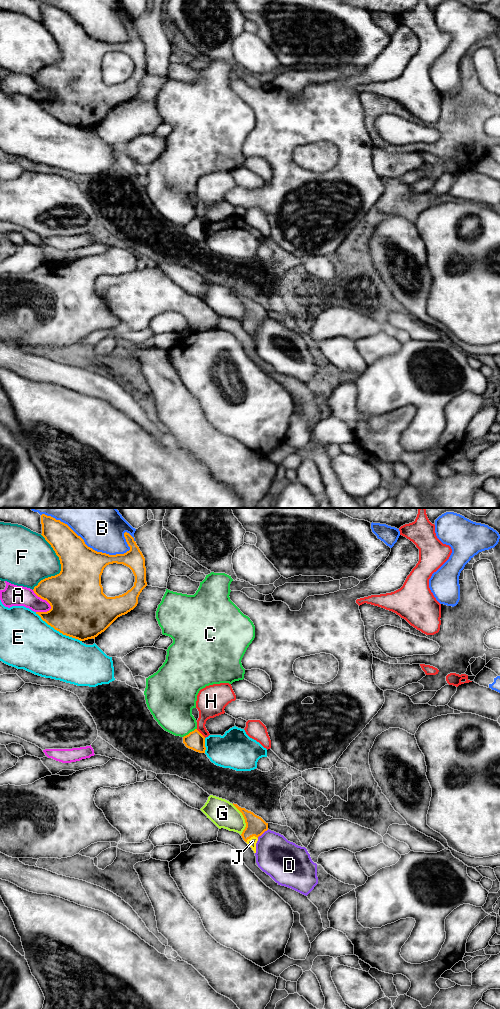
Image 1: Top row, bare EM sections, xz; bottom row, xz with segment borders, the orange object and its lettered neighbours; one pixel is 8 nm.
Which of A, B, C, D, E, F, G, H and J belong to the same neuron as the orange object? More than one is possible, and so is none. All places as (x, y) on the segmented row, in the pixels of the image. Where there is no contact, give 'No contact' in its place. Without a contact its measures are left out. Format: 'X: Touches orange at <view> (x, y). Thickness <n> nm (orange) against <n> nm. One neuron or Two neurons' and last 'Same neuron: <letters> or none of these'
A: Touches orange at xz (44, 599). Thickness 440 nm (orange) against 170 nm. Two neurons
B: Touches orange at xz (99, 552). Thickness 340 nm (orange) against 360 nm. Two neurons
C: Touches orange at xz (190, 732). Thickness 150 nm (orange) against 320 nm. Two neurons
D: Touches orange at xz (262, 833). Thickness 160 nm (orange) against 320 nm. Two neurons
E: Touches orange at xz (58, 630). Thickness 460 nm (orange) against 420 nm. Two neurons
F: Touches orange at xz (61, 567). Thickness 440 nm (orange) against 380 nm. Two neurons
G: Touches orange at xz (244, 818). Thickness 160 nm (orange) against 220 nm. Two neurons
H: Touches orange at xz (200, 733). Thickness 150 nm (orange) against 220 nm. Two neurons
J: Touches orange at xz (251, 836). Thickness 160 nm (orange) against 70 nm. One neuron
Same neuron: J

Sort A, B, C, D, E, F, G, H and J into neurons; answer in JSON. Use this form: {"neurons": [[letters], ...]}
{"neurons": [["A"], ["B"], ["C"], ["D"], ["E"], ["F"], ["G"], ["H"], ["J"]]}

